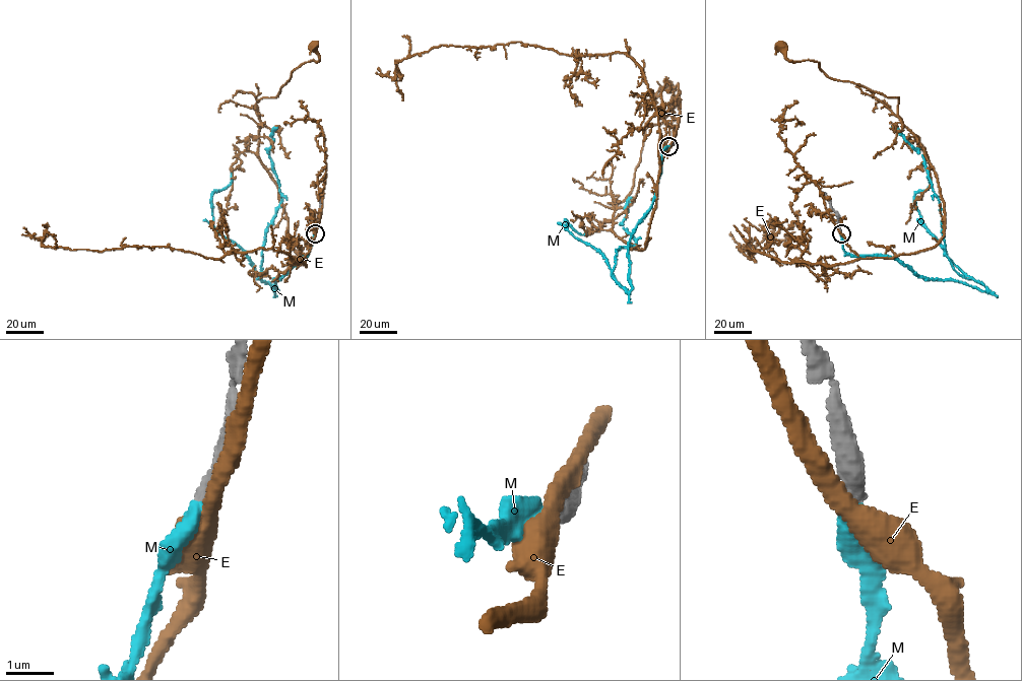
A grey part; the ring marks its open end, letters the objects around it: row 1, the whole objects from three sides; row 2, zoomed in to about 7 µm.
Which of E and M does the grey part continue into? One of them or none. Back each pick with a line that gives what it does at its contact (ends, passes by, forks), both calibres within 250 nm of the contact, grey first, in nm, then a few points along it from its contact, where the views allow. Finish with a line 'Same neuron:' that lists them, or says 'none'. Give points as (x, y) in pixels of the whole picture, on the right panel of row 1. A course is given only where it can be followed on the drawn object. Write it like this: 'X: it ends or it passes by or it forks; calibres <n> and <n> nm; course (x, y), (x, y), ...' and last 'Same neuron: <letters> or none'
M: it ends; calibres 400 and 360 nm; course (841, 233), (846, 253), (887, 256), (919, 276), (985, 290), (945, 254), (924, 160), (891, 126)
Same neuron: M

